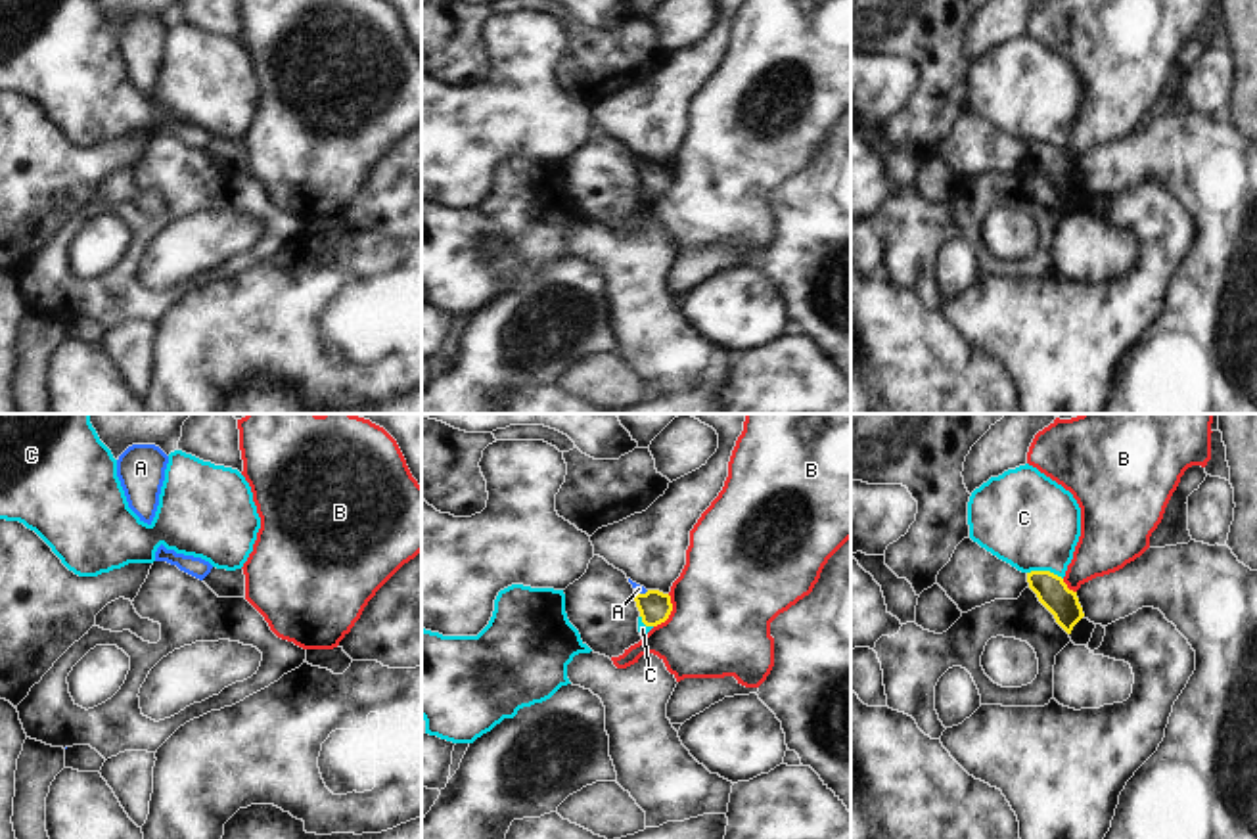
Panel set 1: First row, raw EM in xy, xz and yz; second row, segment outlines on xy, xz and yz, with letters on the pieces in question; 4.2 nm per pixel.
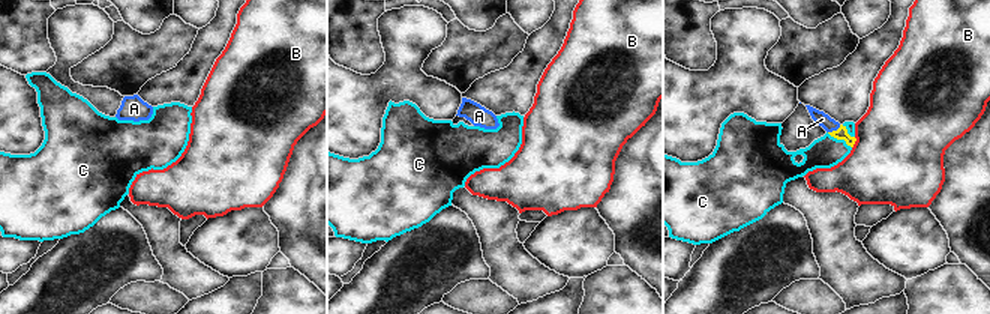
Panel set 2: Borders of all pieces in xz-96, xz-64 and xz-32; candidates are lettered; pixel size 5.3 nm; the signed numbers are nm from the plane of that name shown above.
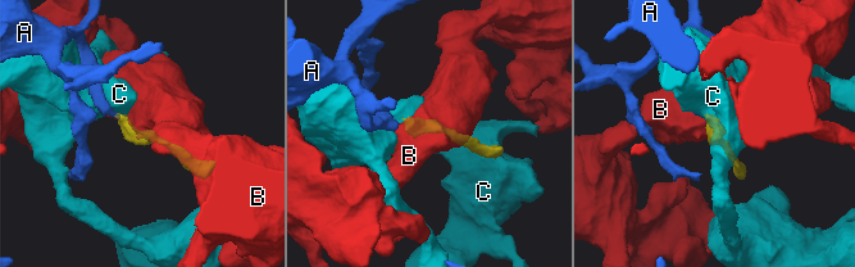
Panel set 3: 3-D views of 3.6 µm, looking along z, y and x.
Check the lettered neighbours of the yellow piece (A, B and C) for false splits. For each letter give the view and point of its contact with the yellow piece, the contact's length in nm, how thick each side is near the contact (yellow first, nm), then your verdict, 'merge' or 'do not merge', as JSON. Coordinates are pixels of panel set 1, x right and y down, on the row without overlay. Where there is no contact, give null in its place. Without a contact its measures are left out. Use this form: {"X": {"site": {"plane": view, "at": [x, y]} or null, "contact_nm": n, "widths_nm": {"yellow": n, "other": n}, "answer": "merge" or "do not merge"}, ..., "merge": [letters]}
{"A": {"site": {"plane": "xz", "at": [642, 165]}, "contact_nm": 60, "widths_nm": {"yellow": 140, "other": 40}, "answer": "merge"}, "B": {"site": {"plane": "xz", "at": [669, 184]}, "contact_nm": 160, "widths_nm": {"yellow": 140, "other": 440}, "answer": "do not merge"}, "C": {"site": {"plane": "yz", "at": [1045, 142]}, "contact_nm": 160, "widths_nm": {"yellow": 140, "other": 400}, "answer": "do not merge"}, "merge": ["A"]}

